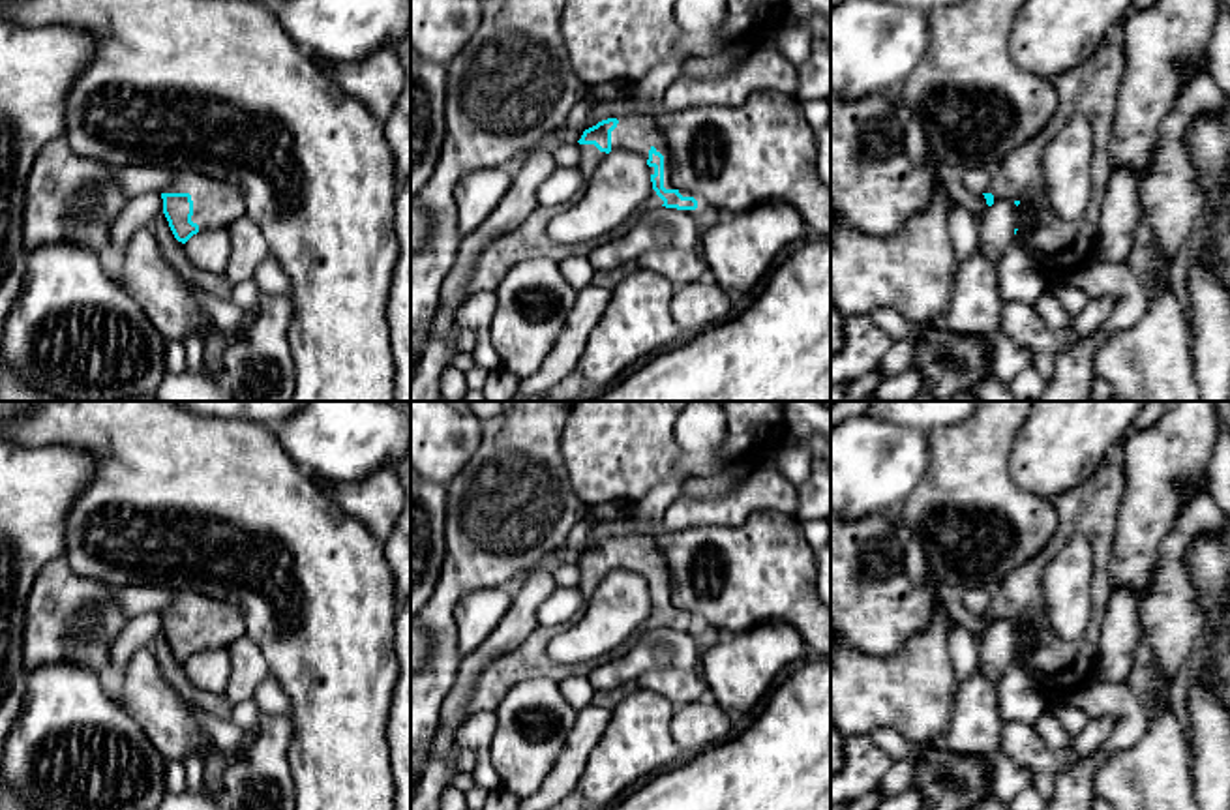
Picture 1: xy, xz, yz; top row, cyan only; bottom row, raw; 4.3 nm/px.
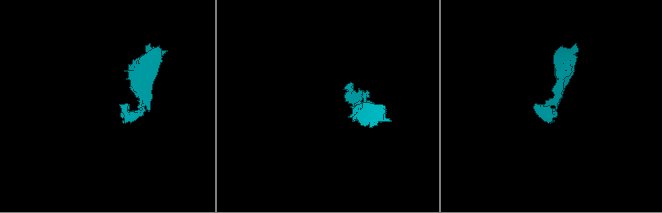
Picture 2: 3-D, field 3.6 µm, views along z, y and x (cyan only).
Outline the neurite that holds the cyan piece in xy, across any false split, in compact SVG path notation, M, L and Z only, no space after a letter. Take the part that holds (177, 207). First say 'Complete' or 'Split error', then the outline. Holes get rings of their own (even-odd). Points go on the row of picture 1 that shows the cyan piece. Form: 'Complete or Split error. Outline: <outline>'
Split error. Outline: M193 171L174 172L161 199L169 227L182 244L248 216L246 197L236 186Z

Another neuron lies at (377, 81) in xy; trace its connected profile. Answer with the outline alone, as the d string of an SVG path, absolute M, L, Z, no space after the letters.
M384 45L358 62L328 66L338 86L386 122L405 88L398 45Z

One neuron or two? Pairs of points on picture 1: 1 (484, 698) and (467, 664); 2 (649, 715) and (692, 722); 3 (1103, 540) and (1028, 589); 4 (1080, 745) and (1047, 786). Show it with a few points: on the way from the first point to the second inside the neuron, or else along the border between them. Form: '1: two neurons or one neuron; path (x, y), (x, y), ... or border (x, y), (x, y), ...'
1: two neurons; border (510, 653), (494, 659), (475, 677), (469, 715)
2: one neuron; path (655, 728), (672, 745), (677, 743), (679, 735)
3: one neuron; path (1080, 527), (1071, 527), (1034, 567)
4: two neurons; border (1060, 758), (1058, 773)

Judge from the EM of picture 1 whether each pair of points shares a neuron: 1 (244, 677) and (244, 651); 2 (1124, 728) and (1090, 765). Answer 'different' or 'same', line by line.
1: same
2: same

